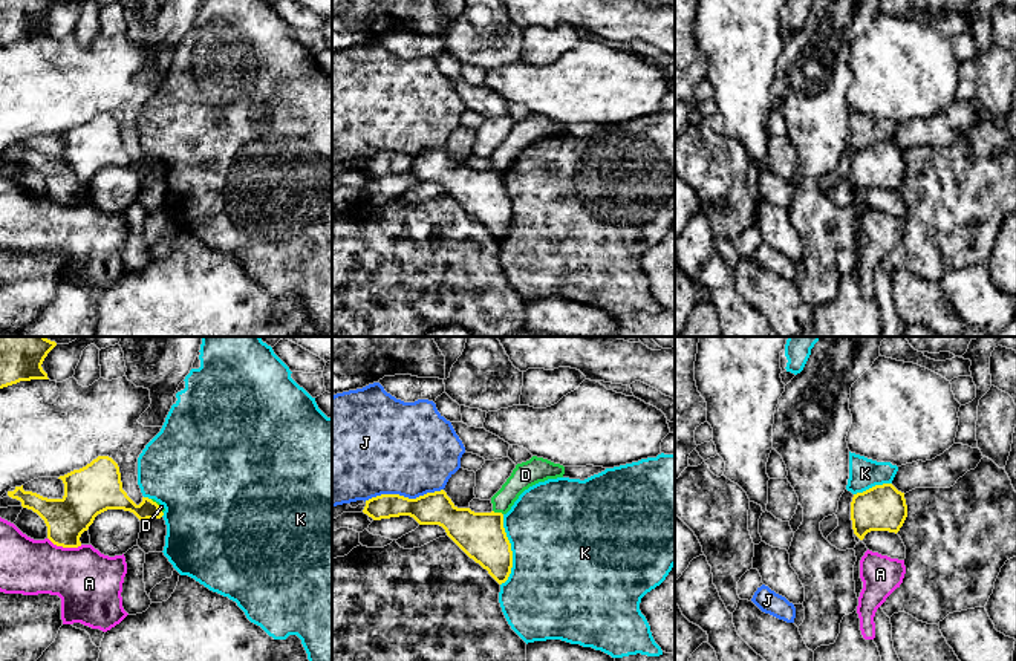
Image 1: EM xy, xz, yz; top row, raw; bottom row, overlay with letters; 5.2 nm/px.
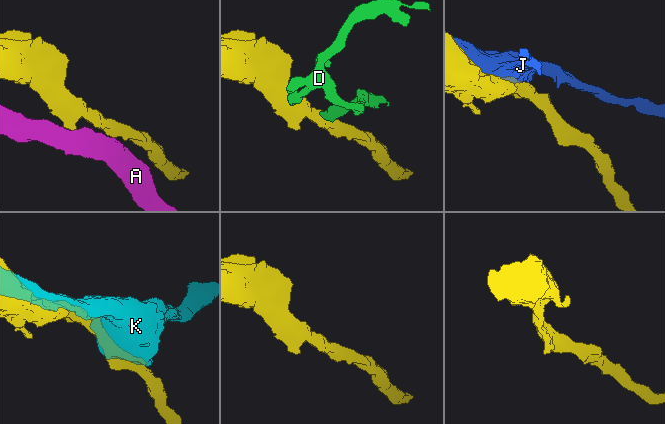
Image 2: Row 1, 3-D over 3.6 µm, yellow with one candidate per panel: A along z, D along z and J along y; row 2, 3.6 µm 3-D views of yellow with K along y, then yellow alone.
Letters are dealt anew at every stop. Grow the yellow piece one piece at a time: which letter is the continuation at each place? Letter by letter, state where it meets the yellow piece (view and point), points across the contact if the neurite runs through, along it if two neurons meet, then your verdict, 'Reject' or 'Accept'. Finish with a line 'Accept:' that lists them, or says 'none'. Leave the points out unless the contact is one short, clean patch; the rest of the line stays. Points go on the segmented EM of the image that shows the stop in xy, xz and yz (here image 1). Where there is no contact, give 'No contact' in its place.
A: Touches yellow at xy (65, 547). Boundary: xy (48, 537), (63, 547), (81, 545). Reject
D: Touches yellow at xz (498, 513). Boundary: xz (493, 510), (502, 514). Reject
J: Touches yellow at xz (403, 496). Reject
K: Touches yellow at xz (510, 550). Reject
Accept: none

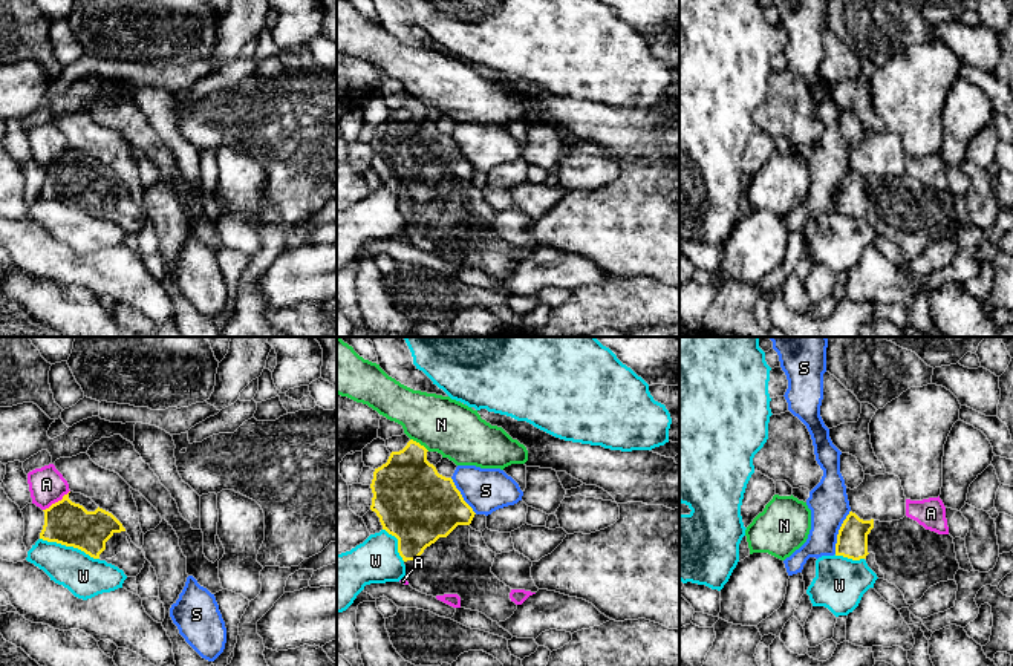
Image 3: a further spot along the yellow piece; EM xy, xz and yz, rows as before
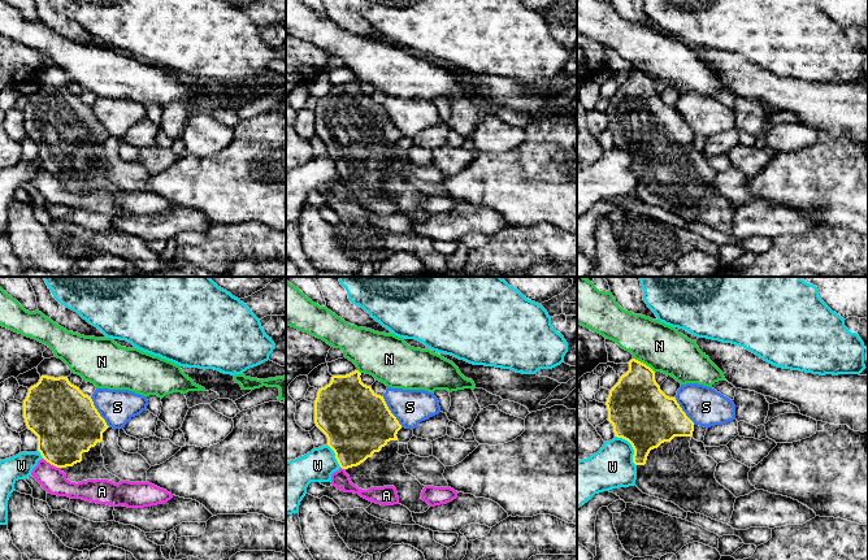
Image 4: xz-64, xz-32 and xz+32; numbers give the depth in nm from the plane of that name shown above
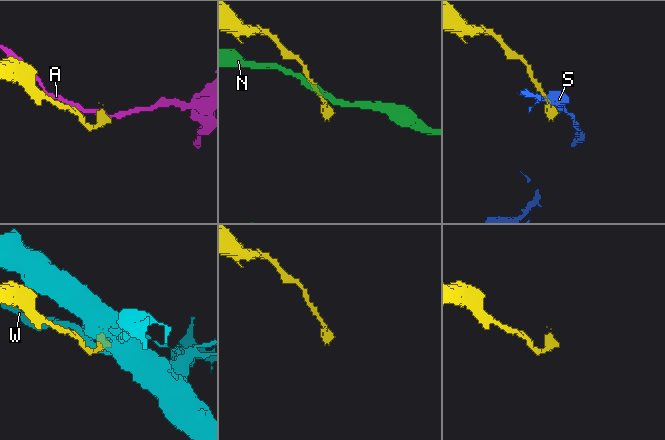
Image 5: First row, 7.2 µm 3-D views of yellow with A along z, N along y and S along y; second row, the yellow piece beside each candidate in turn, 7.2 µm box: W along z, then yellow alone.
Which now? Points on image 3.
A: Touches yellow at xy (55, 502). Reject
N: Touches yellow at xz (418, 443). Reject
S: Touches yellow at yz (839, 532). Reject
W: Touches yellow at xy (69, 545). Reject
Accept: none

